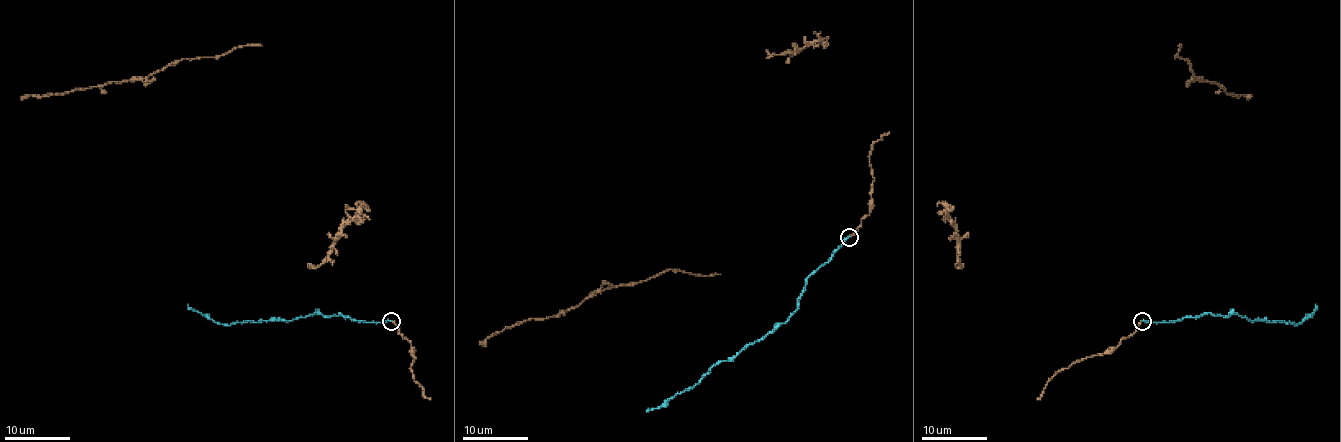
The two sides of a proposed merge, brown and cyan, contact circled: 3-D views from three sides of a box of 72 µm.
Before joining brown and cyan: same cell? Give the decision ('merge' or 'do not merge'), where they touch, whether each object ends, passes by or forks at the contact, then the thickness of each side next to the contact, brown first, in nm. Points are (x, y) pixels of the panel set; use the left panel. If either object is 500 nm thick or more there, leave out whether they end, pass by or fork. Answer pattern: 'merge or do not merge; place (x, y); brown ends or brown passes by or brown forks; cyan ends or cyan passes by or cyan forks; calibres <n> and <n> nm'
merge; place (391, 321); brown ends; cyan ends; calibres 180 and 180 nm

